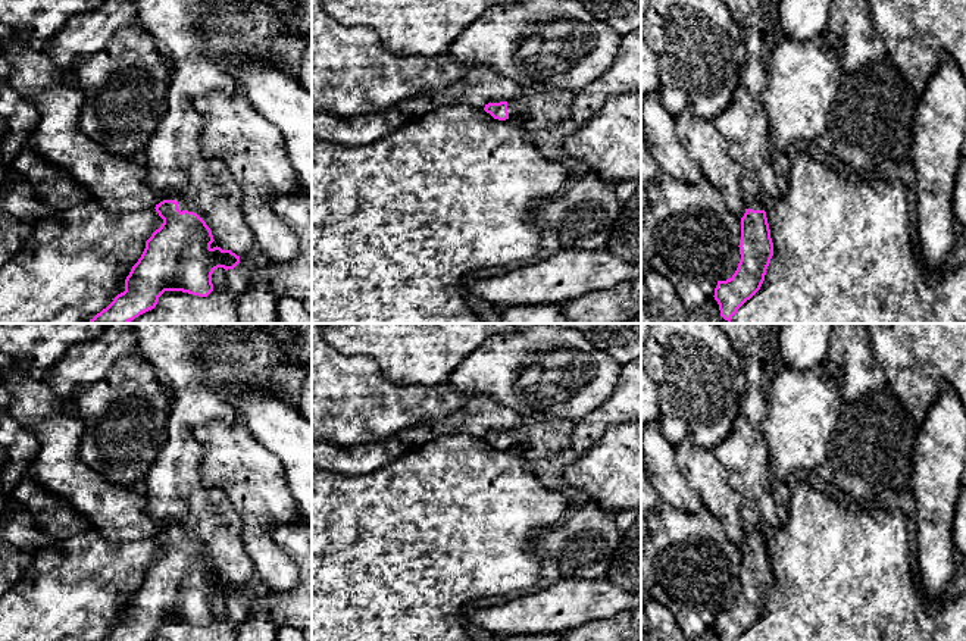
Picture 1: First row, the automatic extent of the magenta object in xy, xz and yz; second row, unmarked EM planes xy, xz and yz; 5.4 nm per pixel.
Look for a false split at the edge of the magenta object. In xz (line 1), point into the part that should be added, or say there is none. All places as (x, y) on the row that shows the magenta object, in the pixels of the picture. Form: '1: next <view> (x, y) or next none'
1: next xz (546, 109)

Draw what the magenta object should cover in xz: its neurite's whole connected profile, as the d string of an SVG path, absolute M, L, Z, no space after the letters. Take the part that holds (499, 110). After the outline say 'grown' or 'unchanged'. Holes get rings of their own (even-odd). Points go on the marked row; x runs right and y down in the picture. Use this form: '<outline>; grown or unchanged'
M554 87L548 91L525 93L509 101L490 101L484 110L498 121L525 116L528 119L525 129L532 132L569 119L573 100L575 91Z; grown

